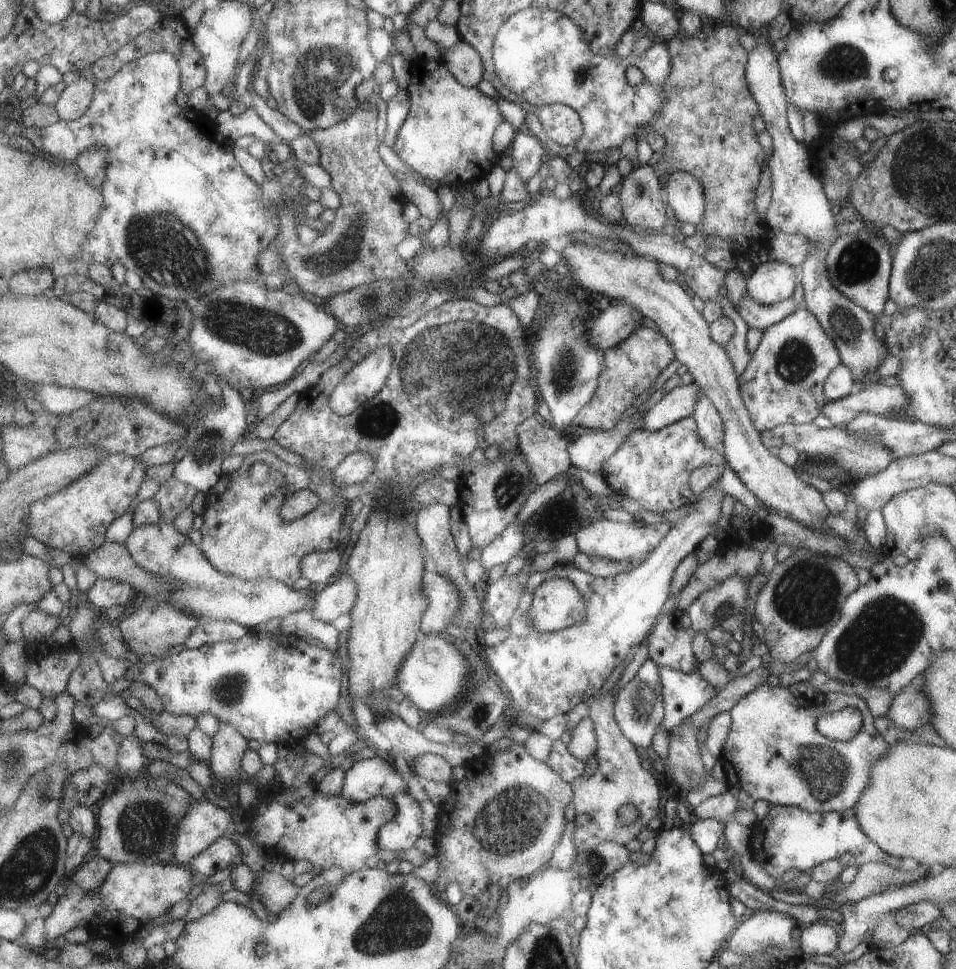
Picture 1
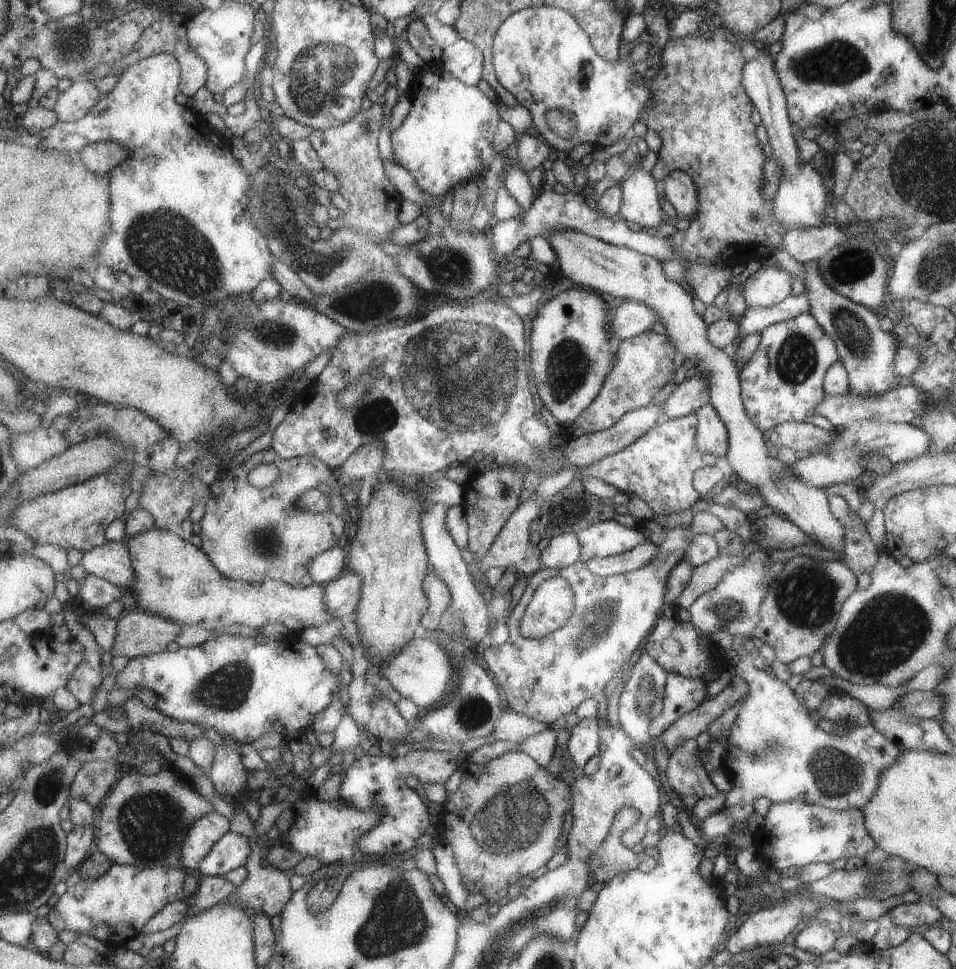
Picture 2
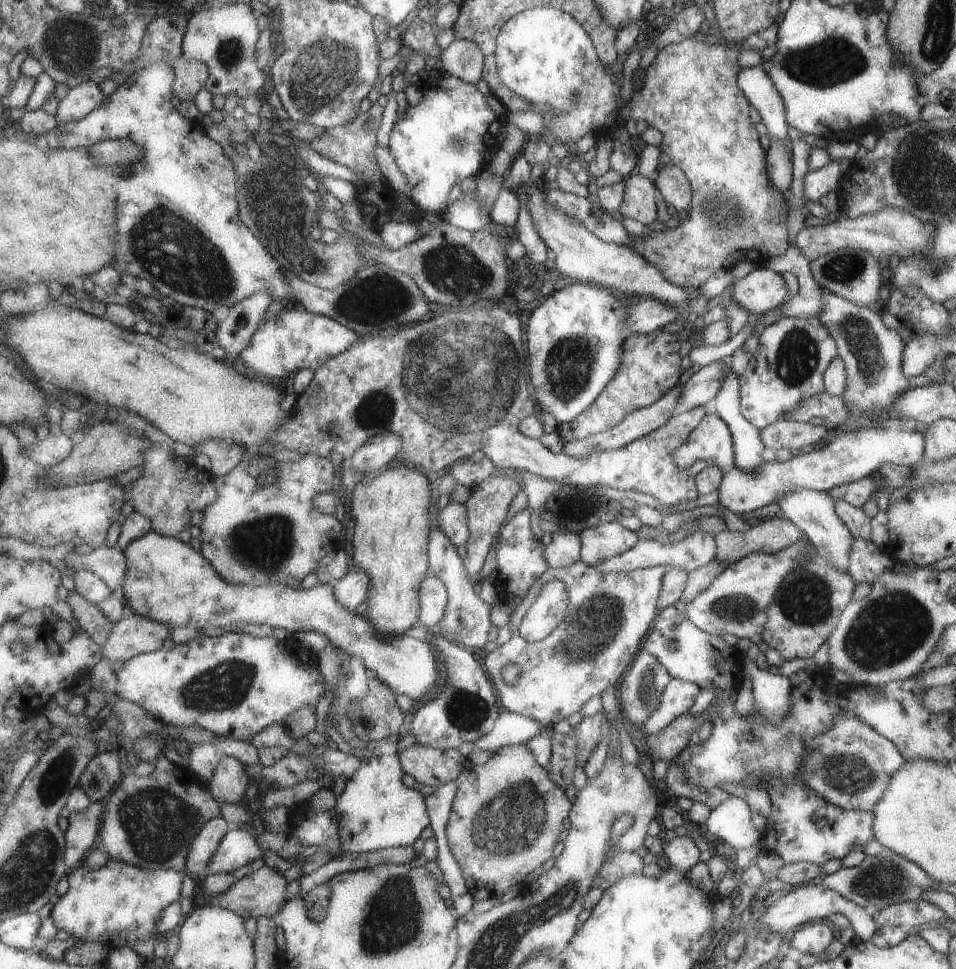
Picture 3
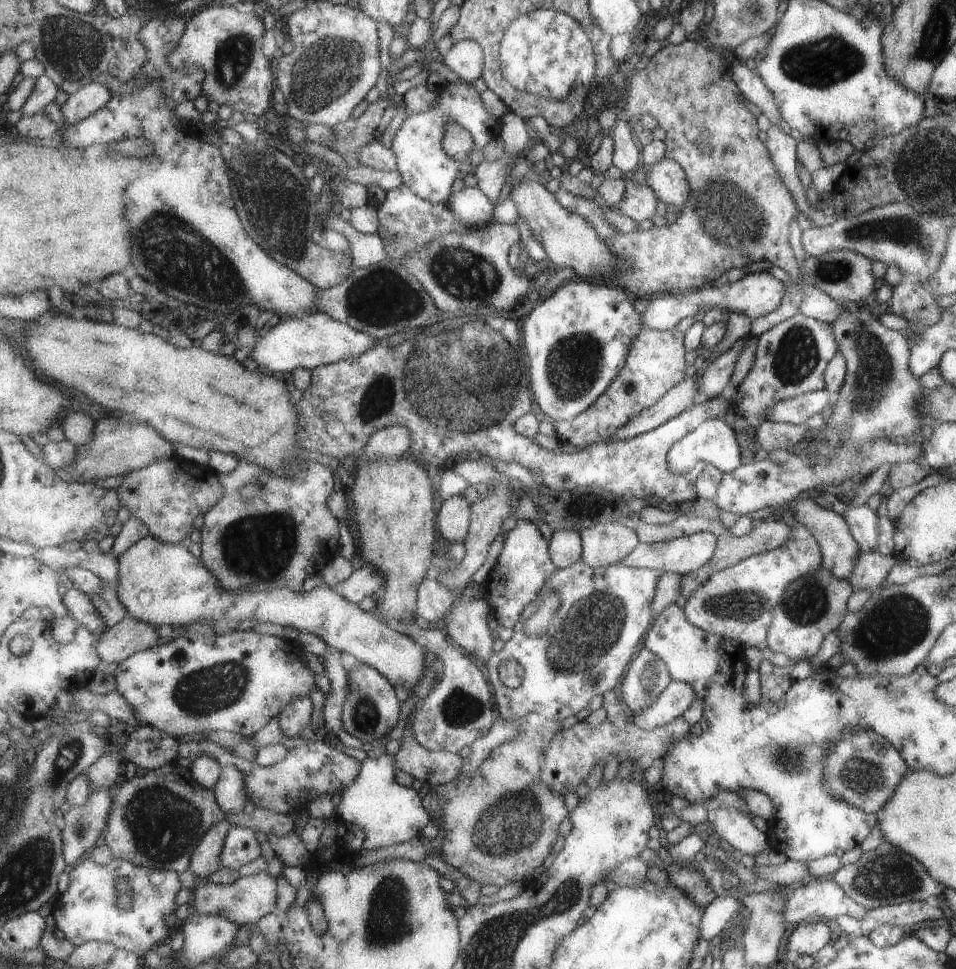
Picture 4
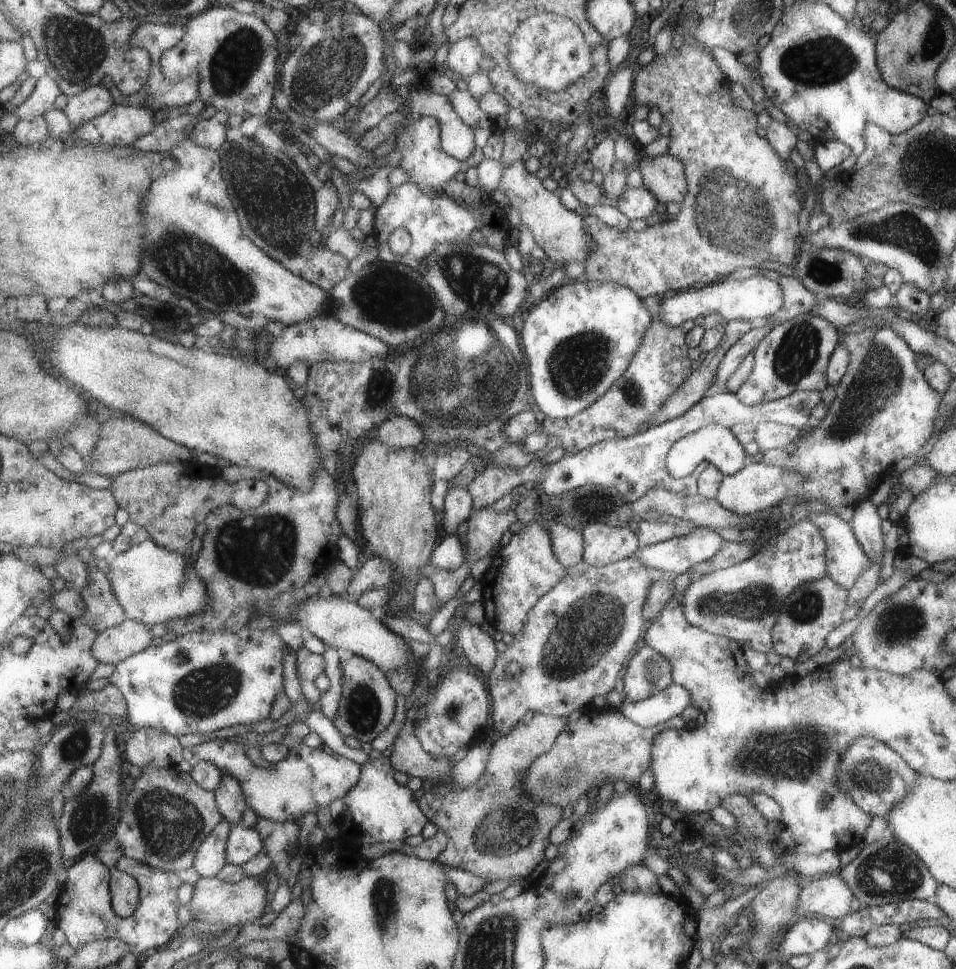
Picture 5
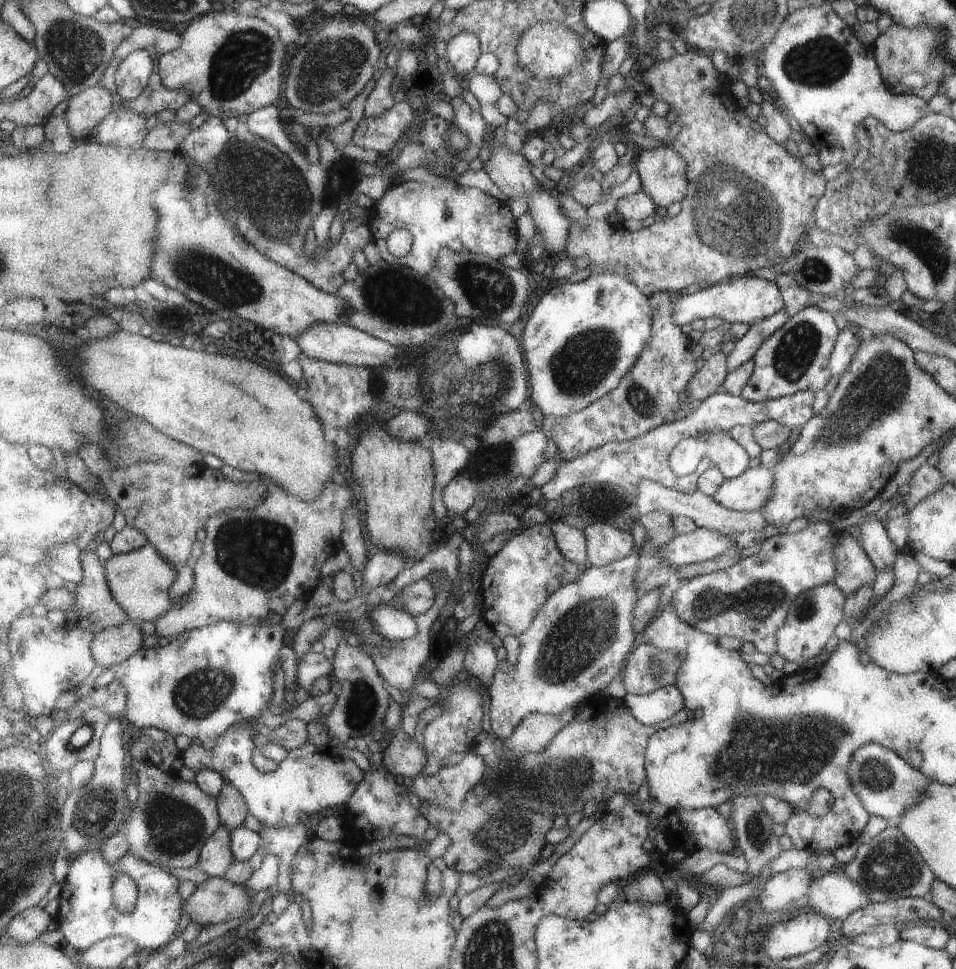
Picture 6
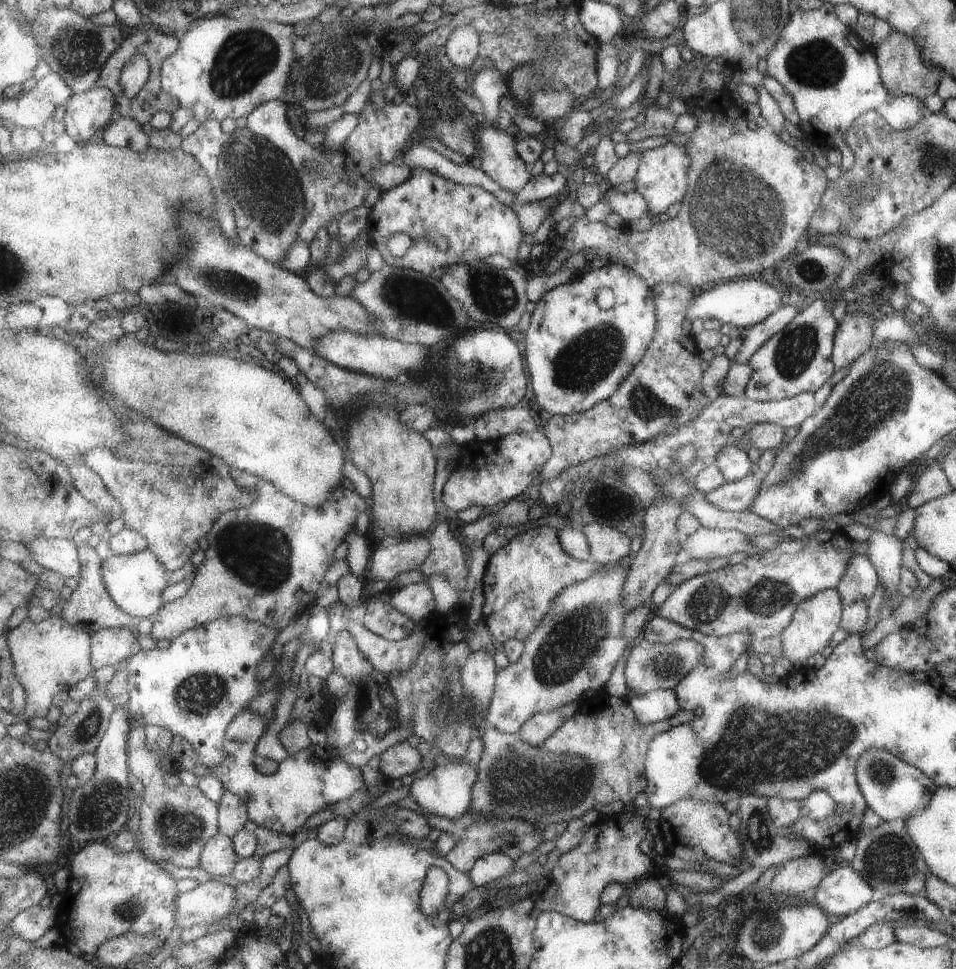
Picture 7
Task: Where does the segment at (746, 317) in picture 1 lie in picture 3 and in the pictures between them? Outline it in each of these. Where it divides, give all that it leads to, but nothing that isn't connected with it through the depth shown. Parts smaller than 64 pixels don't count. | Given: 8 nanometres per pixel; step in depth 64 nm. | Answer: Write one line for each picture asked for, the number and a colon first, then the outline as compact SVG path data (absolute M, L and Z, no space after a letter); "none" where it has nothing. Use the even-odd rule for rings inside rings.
2: M801 292L795 298L789 296L771 308L745 308L745 314L741 316L741 322L739 322L737 336L729 346L733 346L735 342L741 342L749 334L761 334L771 324L791 320L799 314L809 314L809 310L811 310L811 300L807 292Z
3: M793 140L791 142L791 154L793 154L793 160L791 160L791 184L789 184L789 212L787 212L787 232L789 232L789 248L785 254L781 254L779 258L767 258L763 260L765 268L775 268L779 270L781 274L783 272L791 272L793 276L797 276L799 280L799 292L793 296L793 298L787 298L779 308L781 308L781 318L817 318L823 310L823 294L821 294L821 288L817 286L817 282L813 280L811 272L809 272L809 260L801 254L801 250L795 246L793 238L801 232L801 228L805 228L805 216L803 216L803 176L809 172L807 168L807 156L809 156L809 146L801 140ZM749 318L749 324L745 324L743 326L743 330L739 330L731 340L725 340L723 344L719 344L719 346L697 346L697 348L693 348L687 356L689 356L689 360L691 360L691 364L699 364L701 368L705 368L705 366L709 366L709 364L713 364L713 362L717 362L717 360L723 360L723 358L729 358L737 348L741 348L743 346L743 342L751 336L751 328L753 328L753 324L757 322L759 318Z

